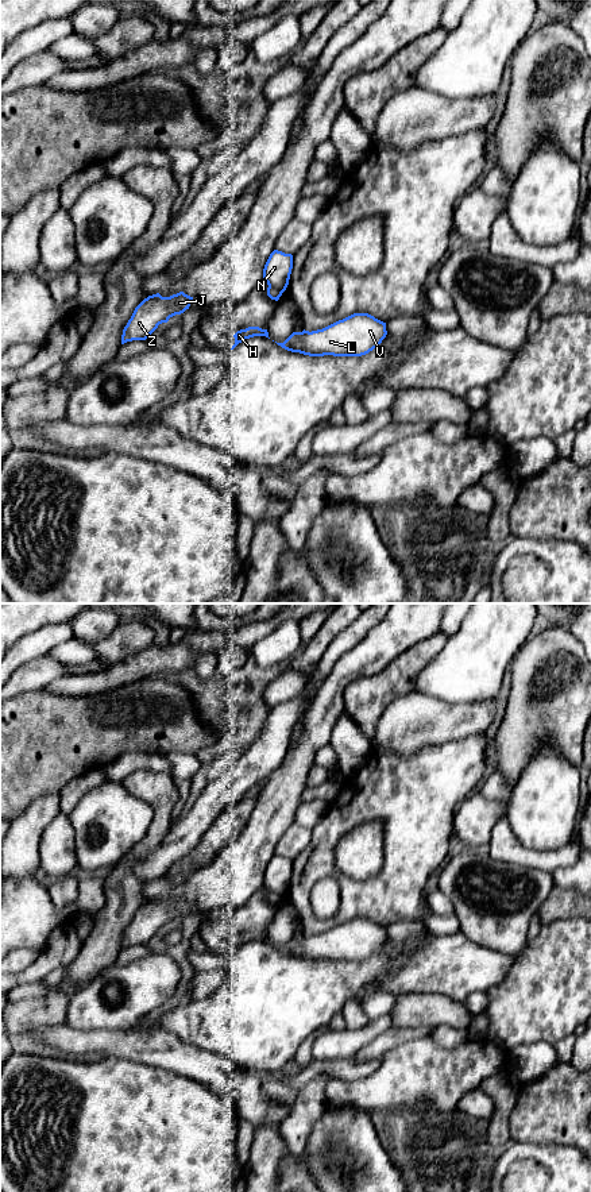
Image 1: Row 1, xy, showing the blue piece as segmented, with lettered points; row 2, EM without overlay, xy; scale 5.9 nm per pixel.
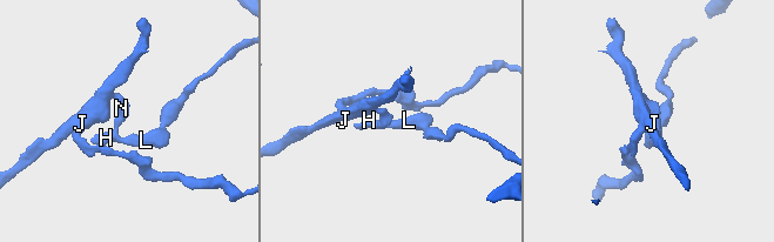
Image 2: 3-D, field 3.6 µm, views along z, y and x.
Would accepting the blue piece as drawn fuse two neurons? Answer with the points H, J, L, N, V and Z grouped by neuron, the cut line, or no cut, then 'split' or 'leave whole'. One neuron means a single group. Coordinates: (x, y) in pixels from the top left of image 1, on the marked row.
H J L N V Z | no cut | leave whole

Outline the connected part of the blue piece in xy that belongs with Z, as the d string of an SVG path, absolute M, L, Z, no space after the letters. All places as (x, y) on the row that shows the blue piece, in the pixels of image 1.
M179 292L170 297L159 293L144 298L134 310L131 319L123 329L121 344L132 340L146 340L158 328L167 323L170 317L189 309L193 297Z

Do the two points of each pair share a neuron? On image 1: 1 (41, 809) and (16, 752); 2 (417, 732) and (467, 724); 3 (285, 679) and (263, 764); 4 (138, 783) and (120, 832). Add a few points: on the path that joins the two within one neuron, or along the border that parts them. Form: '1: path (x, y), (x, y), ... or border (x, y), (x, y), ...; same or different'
1: border (58, 793), (39, 794), (14, 820); different
2: path (429, 724), (455, 724); same
3: border (305, 685), (294, 695), (273, 708); different
4: border (120, 783), (151, 807), (151, 822); different

